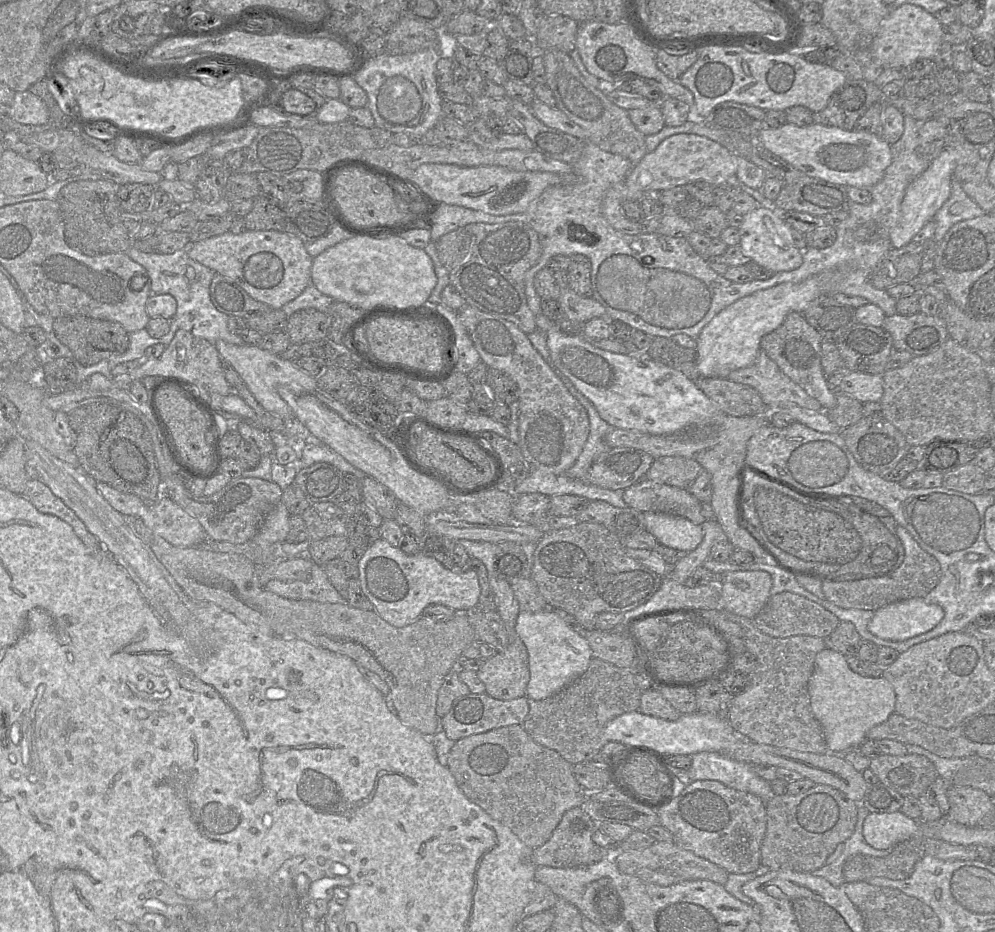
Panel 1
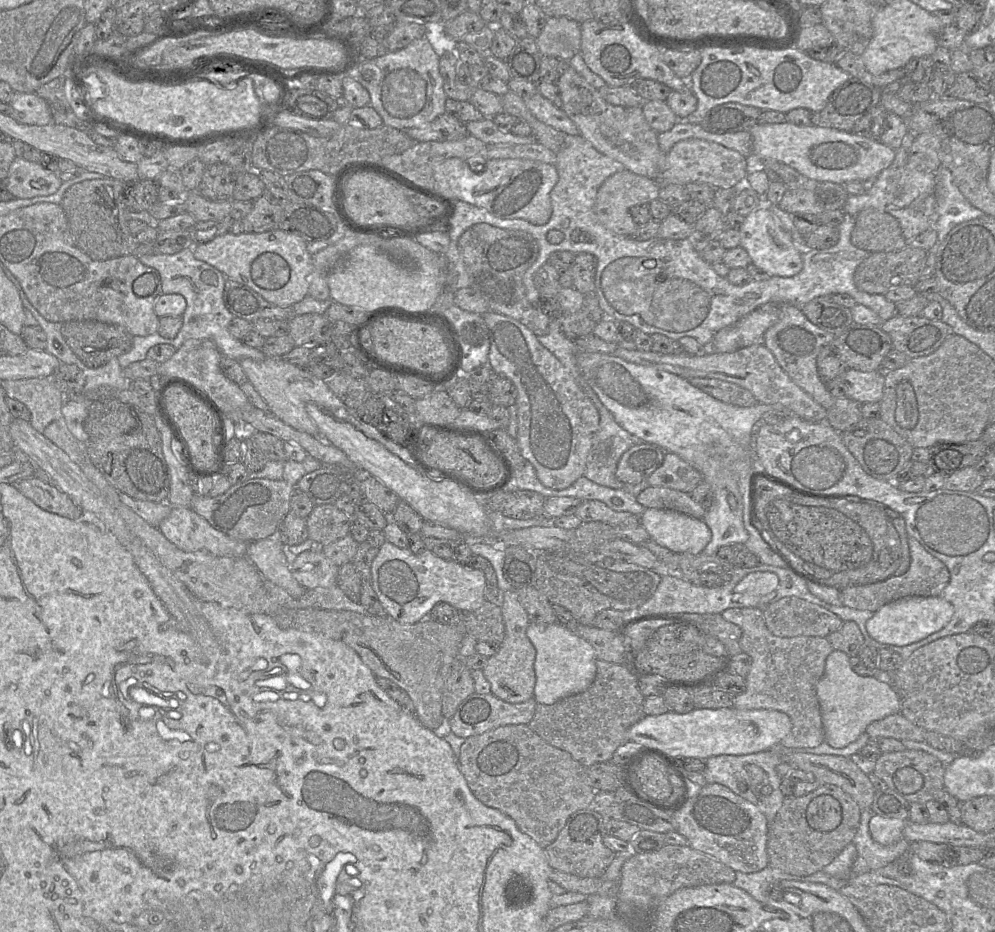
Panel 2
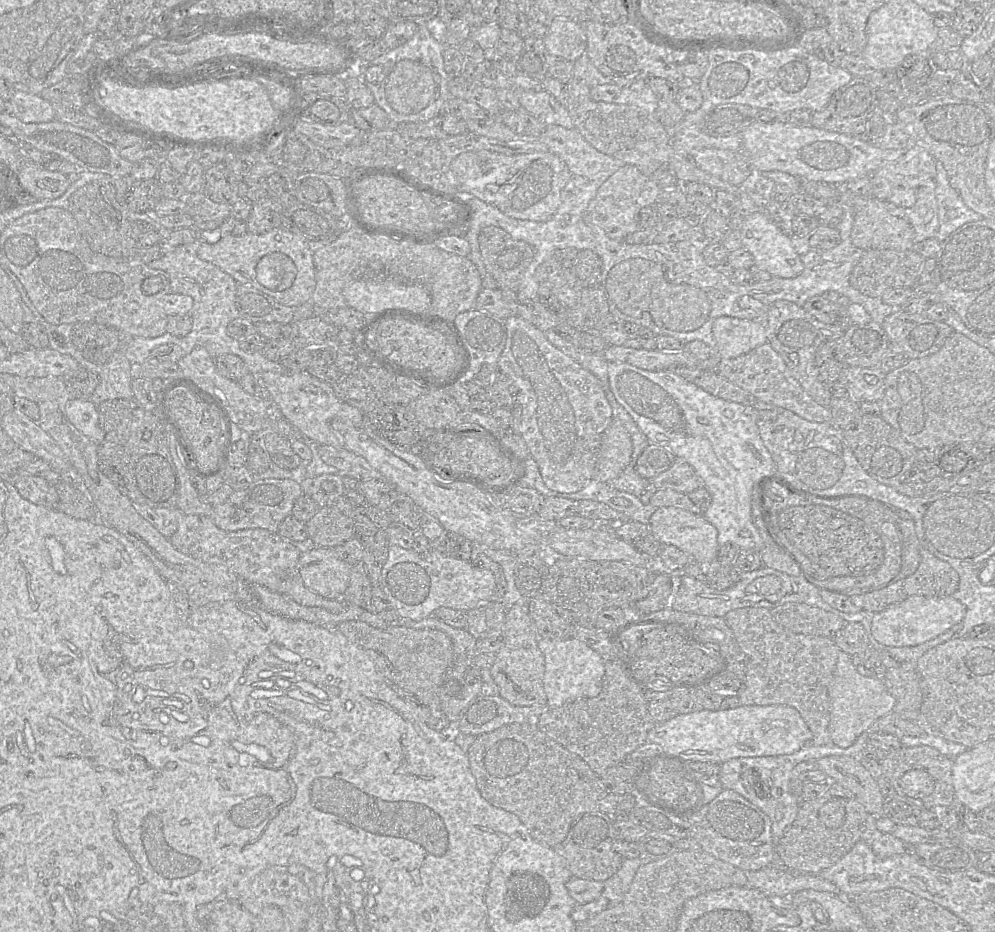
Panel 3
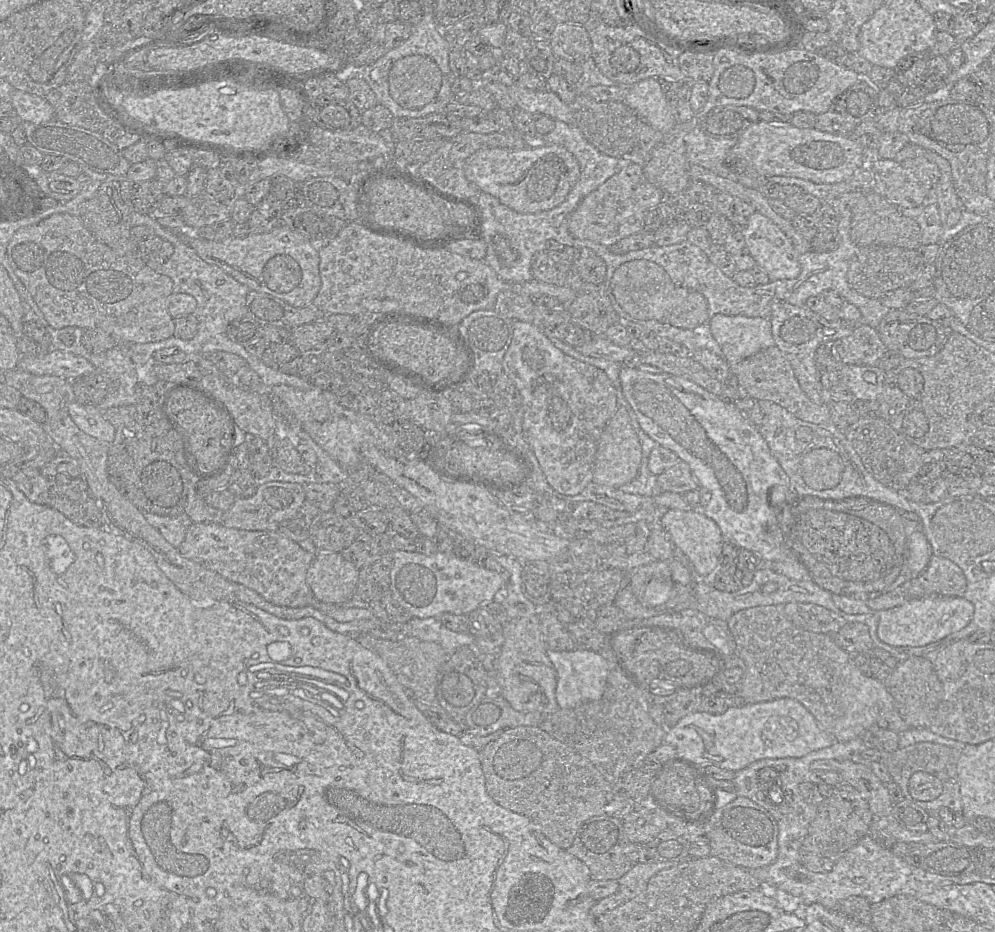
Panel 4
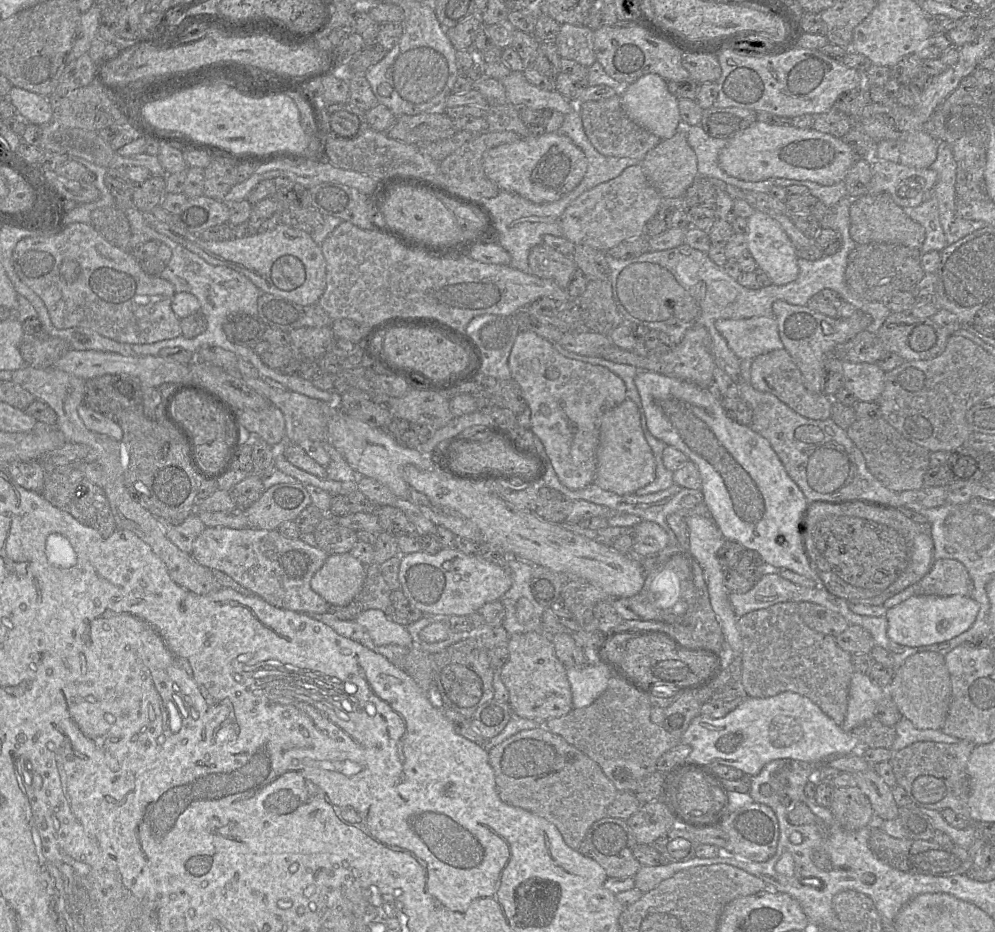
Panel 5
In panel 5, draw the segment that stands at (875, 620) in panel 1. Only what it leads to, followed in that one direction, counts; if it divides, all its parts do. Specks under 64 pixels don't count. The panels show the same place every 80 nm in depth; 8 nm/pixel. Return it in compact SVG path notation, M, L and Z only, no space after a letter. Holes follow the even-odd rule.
M961 595L912 596L887 610L887 635L892 641L908 647L945 642L967 631L975 622L979 609L977 601Z

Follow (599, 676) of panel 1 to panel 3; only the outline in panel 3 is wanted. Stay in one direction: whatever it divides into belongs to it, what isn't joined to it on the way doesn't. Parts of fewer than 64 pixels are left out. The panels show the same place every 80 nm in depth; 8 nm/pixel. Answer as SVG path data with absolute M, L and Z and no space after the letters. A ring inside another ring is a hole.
M617 659L606 661L599 695L581 698L560 707L546 707L539 718L537 727L567 750L581 757L600 776L607 768L623 763L630 753L648 741L648 733L656 724L648 712L648 703L643 690L626 675Z

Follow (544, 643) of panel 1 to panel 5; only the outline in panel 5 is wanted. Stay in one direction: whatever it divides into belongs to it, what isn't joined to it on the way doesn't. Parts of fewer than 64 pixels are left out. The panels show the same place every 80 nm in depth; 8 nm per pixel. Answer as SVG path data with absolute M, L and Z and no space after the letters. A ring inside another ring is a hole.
M593 660L584 667L566 667L571 686L573 708L587 707L607 689L609 669Z

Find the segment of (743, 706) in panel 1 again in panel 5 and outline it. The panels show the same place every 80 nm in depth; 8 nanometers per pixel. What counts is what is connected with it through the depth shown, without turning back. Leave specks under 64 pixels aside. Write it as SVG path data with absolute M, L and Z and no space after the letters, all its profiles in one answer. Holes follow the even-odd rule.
M792 601L748 612L738 618L737 627L742 641L742 692L750 697L766 698L792 691L809 698L837 725L842 725L847 713L849 688L855 669L852 654L840 648L835 637L809 628L800 617L798 603Z

